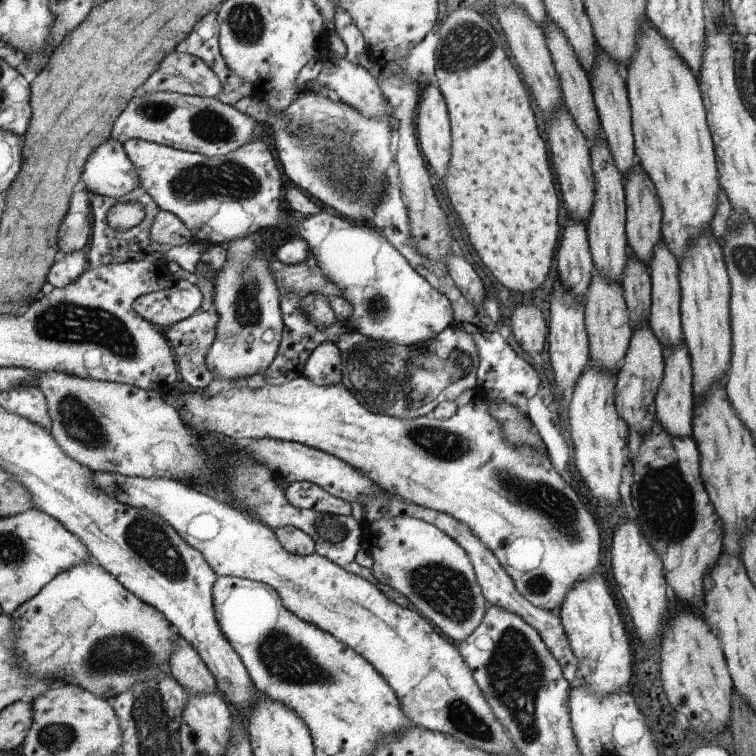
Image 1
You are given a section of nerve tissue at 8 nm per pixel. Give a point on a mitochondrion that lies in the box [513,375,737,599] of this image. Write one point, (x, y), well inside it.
(663, 491)

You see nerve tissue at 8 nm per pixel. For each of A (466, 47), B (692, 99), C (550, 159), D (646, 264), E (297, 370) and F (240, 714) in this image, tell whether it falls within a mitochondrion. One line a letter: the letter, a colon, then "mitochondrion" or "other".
A: mitochondrion
B: other
C: other
D: other
E: other
F: other

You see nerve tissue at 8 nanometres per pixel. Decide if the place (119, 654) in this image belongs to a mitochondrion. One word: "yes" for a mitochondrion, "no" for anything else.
yes

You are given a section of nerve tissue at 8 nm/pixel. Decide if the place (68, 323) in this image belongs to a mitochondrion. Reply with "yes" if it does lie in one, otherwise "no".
yes

